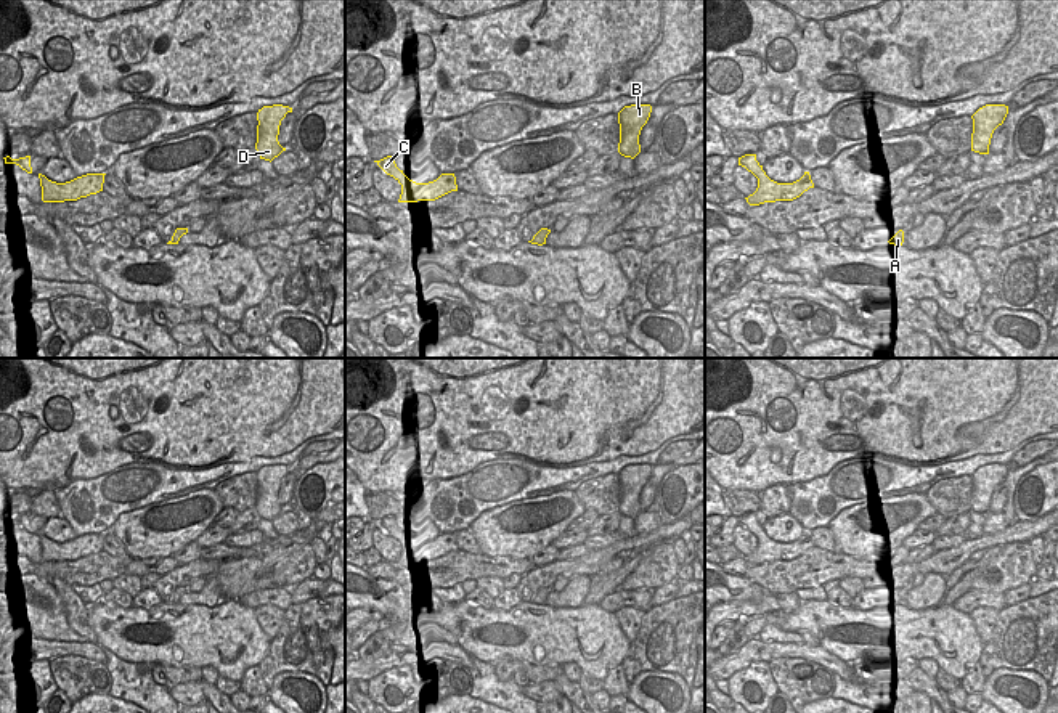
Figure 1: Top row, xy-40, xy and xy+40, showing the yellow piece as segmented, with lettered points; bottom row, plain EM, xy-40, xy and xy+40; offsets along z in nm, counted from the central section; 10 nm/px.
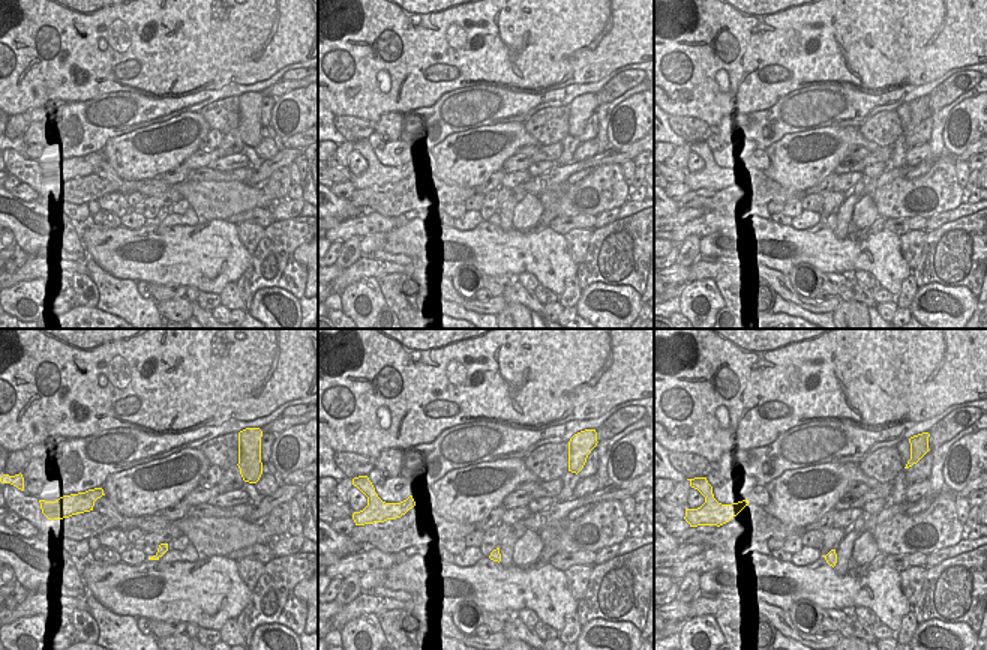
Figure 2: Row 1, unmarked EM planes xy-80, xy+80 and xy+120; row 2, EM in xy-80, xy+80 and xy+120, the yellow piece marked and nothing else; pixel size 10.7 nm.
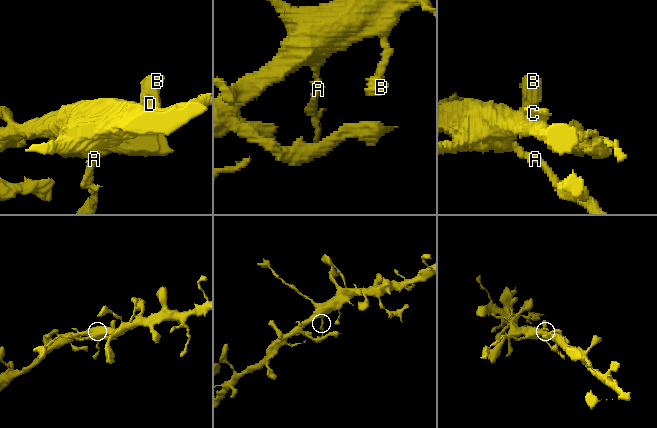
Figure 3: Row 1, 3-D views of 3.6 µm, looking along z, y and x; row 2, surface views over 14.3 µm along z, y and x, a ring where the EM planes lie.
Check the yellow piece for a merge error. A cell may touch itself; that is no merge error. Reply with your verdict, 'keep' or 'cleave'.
keep

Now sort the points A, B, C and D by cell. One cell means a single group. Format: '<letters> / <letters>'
A B C D

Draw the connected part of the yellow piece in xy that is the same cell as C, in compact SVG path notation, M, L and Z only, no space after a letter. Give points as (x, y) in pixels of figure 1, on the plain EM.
M393 515L374 520L387 535L393 536L401 544L398 562L435 560L451 551L458 551L454 533L442 533L429 543L416 543L409 540L395 524Z

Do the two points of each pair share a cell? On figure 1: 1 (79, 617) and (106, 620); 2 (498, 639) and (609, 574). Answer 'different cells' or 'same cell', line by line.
1: different cells
2: different cells

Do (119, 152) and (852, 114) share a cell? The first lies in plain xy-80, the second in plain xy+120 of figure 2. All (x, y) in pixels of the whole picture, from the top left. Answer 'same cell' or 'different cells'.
different cells

